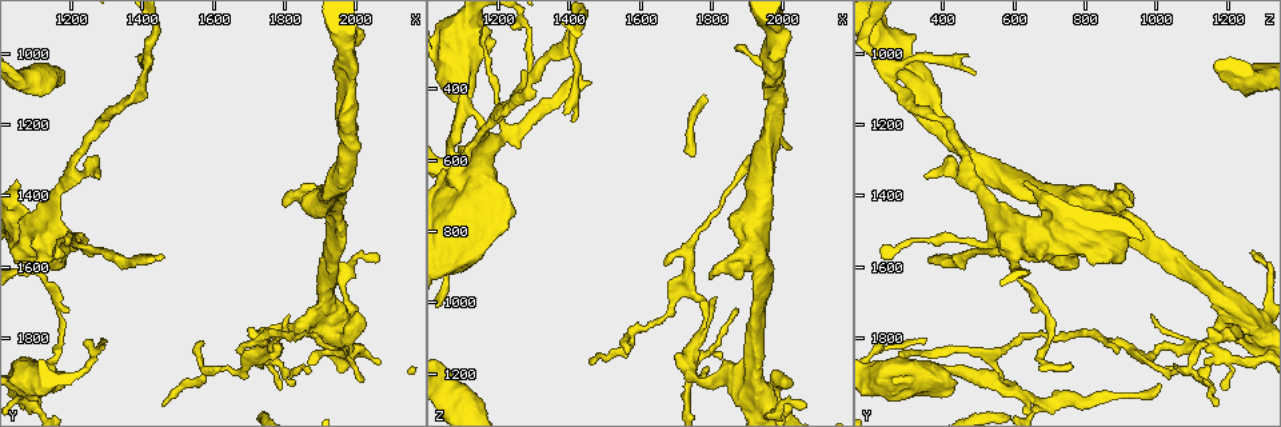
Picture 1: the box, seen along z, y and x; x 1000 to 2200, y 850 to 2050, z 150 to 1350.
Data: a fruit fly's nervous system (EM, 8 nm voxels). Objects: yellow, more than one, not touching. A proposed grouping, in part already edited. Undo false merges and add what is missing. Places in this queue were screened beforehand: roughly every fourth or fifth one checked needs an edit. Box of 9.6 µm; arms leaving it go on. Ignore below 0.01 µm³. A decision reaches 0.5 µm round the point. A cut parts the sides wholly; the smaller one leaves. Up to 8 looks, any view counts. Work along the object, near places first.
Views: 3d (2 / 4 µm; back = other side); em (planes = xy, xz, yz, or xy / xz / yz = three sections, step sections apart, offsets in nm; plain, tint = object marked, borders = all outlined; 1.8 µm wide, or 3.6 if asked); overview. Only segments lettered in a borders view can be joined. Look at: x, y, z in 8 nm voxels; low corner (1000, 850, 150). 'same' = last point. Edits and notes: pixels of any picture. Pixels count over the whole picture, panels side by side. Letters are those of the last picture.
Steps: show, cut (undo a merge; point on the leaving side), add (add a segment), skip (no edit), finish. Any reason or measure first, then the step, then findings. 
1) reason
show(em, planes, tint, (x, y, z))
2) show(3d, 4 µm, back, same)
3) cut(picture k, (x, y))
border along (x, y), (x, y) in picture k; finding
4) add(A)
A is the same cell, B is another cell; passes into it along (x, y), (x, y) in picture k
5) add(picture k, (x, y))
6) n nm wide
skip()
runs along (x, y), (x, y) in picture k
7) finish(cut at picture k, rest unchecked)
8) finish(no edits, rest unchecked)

tapers out
show(em, planes, borders, (2020, 1920, 570))

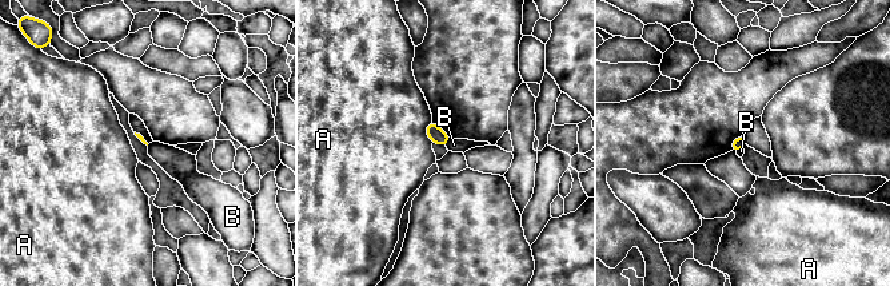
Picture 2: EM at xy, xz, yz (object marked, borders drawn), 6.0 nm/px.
skip()
A and B are other cells; border along (450, 138), (446, 146) in picture 2; no lettered segment goes on from it

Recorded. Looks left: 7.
sudden change in width
show(em, planes, borders, (1100, 1900, 450))

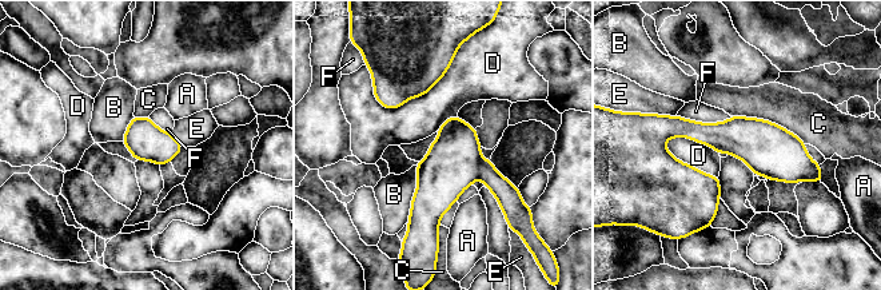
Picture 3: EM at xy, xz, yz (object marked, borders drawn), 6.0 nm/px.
skip()
A, B, C, D, E and F are other cells; border along (665, 140), (680, 161), (717, 177) in picture 3; continuous, no second cell

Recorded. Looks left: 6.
thick turns thin
show(em, planes, borders, (1080, 1520, 740))

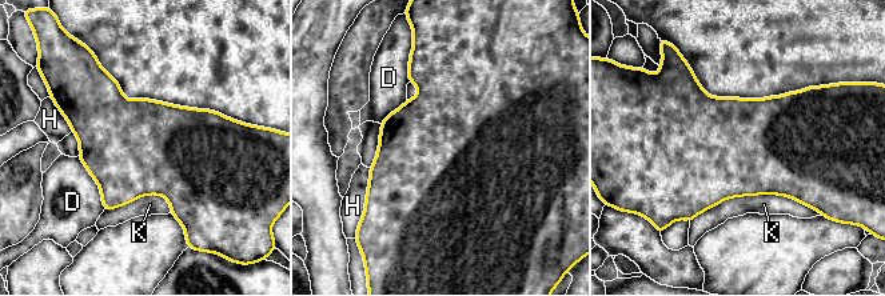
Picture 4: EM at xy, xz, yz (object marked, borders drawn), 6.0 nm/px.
skip()
D, H and K are other cells; border along (810, 207), (738, 195), (689, 222) in picture 4; all the same cell

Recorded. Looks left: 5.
finish(no edits, rest unchecked)

